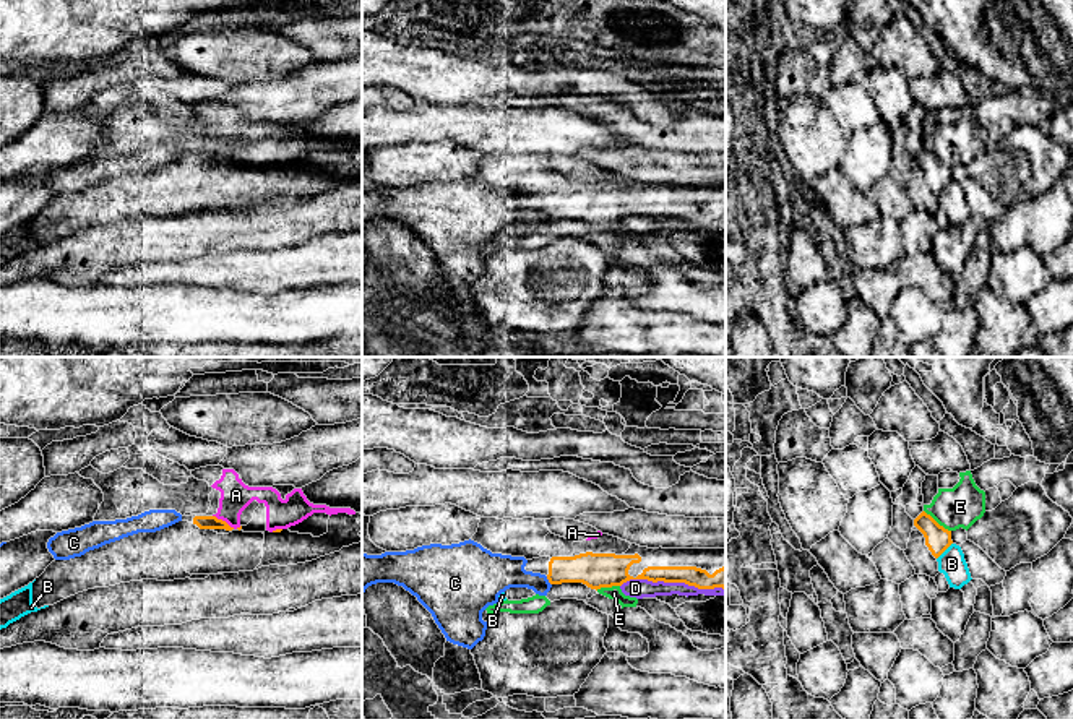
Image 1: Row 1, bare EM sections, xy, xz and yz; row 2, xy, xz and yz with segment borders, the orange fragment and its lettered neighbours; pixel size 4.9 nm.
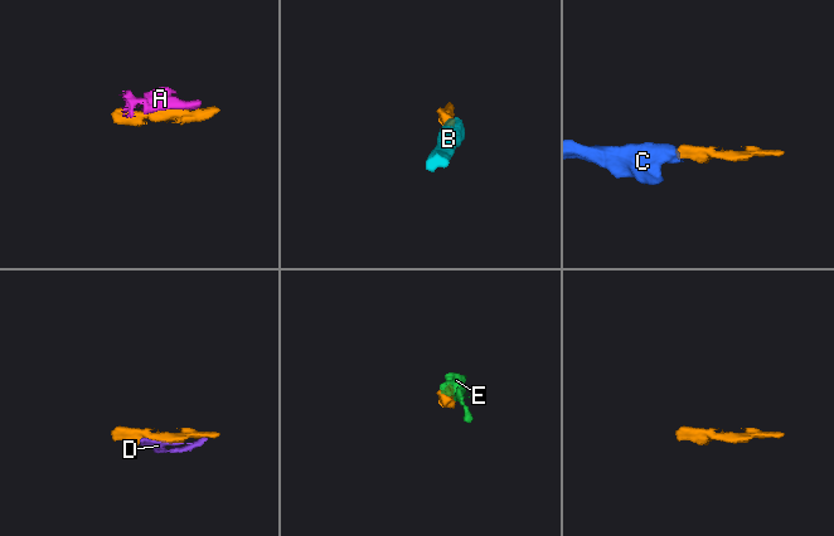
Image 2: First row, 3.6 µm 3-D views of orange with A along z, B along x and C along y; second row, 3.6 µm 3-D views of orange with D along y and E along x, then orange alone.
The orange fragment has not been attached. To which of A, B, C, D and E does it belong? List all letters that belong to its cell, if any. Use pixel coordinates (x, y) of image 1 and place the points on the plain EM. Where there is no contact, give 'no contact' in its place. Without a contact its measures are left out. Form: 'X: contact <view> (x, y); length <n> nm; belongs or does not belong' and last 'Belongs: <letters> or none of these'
A: contact xy (226, 159); length 160 nm; does not belong
B: contact yz (945, 185); length 120 nm; does not belong
C: contact xz (549, 218); length 50 nm; does not belong
D: contact xz (672, 218); length 500 nm; does not belong
E: contact yz (935, 158); length 170 nm; does not belong
Belongs: none of these

